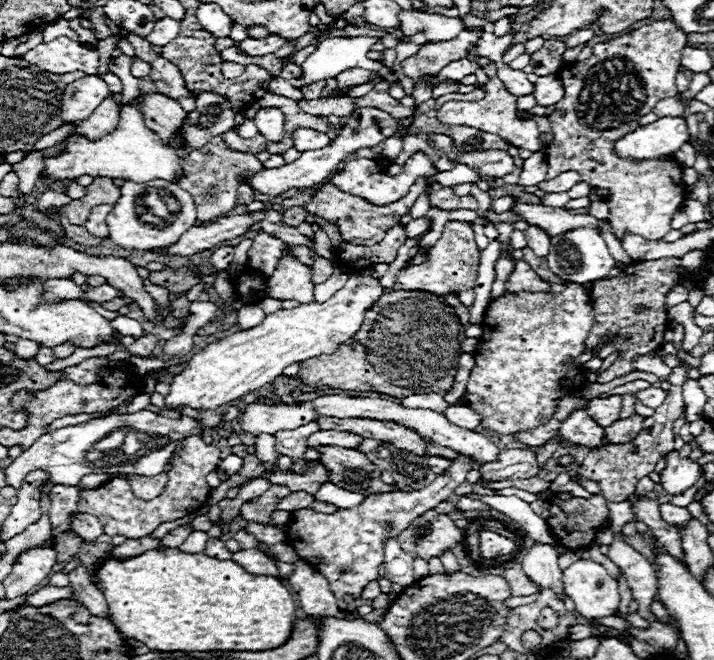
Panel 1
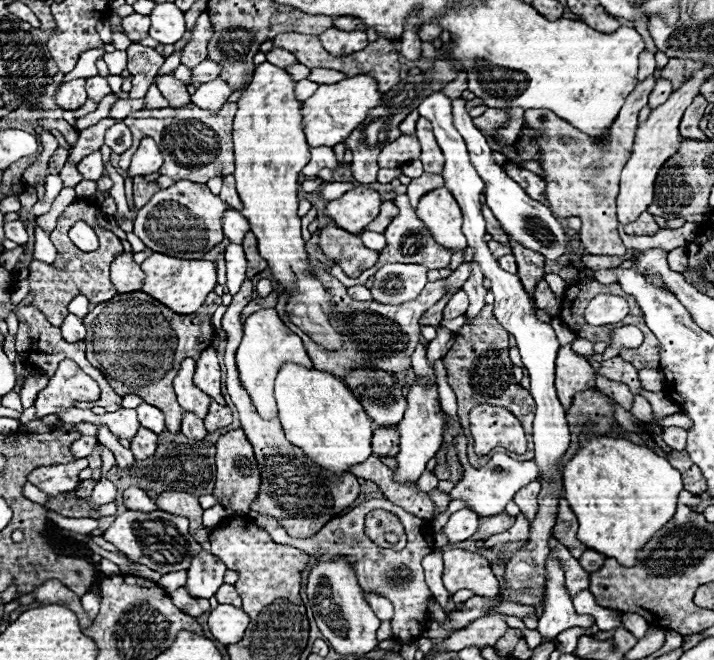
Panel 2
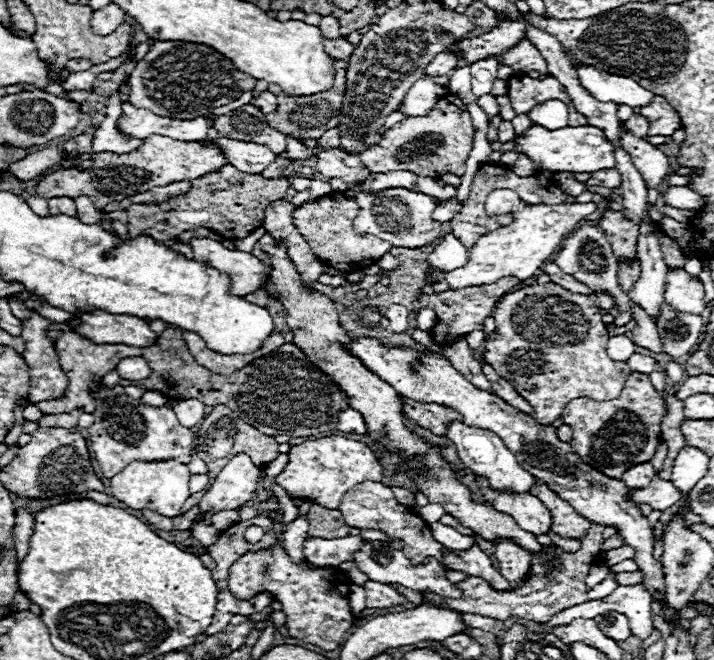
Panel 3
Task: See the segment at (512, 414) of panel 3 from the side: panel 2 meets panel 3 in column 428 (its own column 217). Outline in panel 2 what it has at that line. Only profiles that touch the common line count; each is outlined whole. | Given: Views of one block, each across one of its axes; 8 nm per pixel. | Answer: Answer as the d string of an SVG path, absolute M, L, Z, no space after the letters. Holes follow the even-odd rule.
M206 348L196 362L196 372L194 372L194 384L206 392L212 400L218 404L226 404L224 396L220 392L220 364L214 348Z

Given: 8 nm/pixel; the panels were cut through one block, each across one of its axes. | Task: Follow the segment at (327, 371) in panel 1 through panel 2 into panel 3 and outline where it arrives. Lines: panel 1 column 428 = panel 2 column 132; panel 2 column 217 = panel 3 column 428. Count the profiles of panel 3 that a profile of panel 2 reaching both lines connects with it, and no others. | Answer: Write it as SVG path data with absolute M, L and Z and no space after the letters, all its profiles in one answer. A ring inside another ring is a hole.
M504 278L504 280L498 280L496 284L486 284L486 286L480 286L480 288L466 288L466 290L448 290L448 292L442 292L442 294L420 294L420 306L422 308L430 308L434 310L436 314L436 324L434 324L434 332L432 332L432 338L444 346L444 344L454 344L456 340L464 338L468 332L472 330L482 330L482 322L486 316L490 316L496 308L496 302L506 294L510 292L516 284L520 284L520 280L516 278Z

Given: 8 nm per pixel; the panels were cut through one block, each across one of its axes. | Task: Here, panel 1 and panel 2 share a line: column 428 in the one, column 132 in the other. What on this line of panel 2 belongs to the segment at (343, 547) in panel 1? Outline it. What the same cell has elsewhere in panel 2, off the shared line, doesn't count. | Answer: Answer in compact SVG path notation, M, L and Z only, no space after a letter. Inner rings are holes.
M130 486L124 490L124 506L128 510L142 510L142 512L150 512L156 510L156 502L152 502L144 490L140 490L138 486Z

